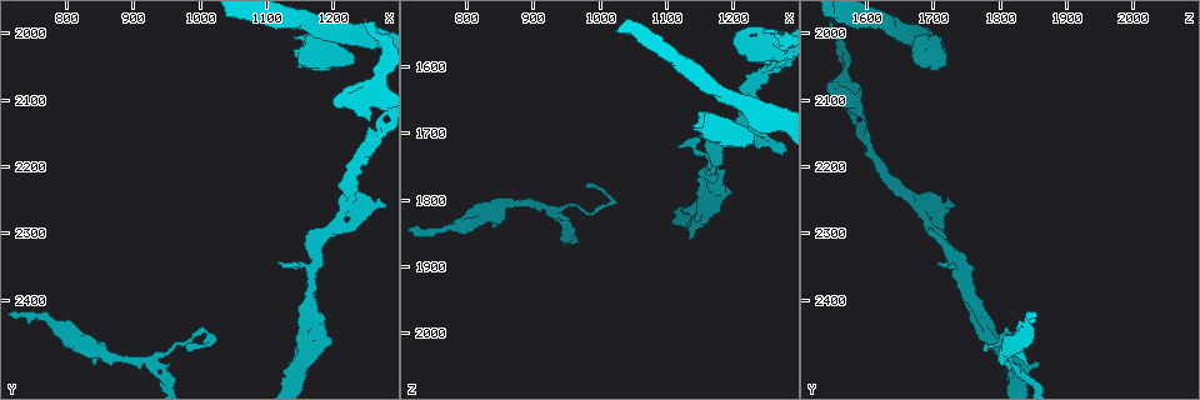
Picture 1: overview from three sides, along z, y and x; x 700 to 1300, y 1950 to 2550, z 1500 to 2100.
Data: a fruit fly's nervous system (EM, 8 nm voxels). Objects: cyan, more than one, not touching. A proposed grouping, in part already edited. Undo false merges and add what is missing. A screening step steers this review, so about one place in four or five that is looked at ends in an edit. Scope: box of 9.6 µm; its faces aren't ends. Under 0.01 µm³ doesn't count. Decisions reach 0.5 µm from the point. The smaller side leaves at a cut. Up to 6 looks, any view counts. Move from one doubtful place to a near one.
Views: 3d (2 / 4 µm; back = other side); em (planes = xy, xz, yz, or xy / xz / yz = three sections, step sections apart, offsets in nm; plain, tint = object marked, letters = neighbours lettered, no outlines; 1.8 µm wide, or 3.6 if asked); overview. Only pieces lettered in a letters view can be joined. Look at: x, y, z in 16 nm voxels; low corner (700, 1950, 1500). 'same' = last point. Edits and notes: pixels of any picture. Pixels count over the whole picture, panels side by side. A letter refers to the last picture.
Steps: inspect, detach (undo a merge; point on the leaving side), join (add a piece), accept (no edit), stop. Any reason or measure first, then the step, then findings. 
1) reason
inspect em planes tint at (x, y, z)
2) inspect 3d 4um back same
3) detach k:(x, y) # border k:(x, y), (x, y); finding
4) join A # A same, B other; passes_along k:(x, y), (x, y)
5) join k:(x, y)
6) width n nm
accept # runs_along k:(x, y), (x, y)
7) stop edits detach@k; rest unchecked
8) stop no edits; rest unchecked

sudden change in width
inspect em planes letters at (845, 2480, 1810)

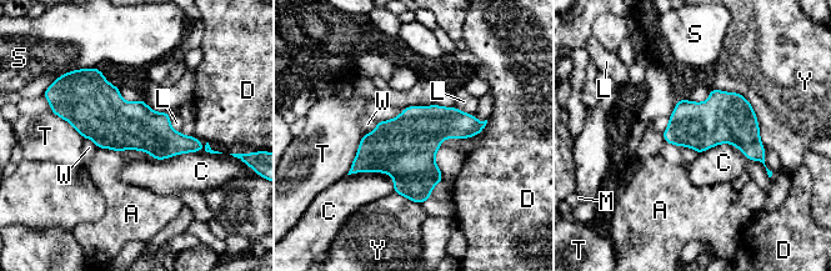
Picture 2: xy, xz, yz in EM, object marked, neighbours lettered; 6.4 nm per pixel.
longest_contact Y 500 nm
accept # A other, C other, D other, L other, M other, S other, T other, W other, Y other; one neuron here

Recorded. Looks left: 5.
branch point
inspect em xz step 4 tint at (1170, 2345, 1735)

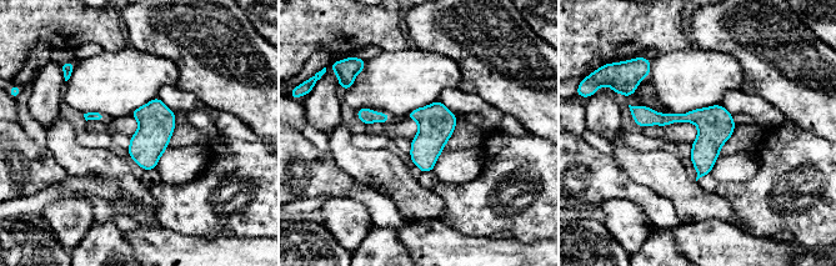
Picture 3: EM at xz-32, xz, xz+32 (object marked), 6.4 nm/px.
inspect em planes letters same

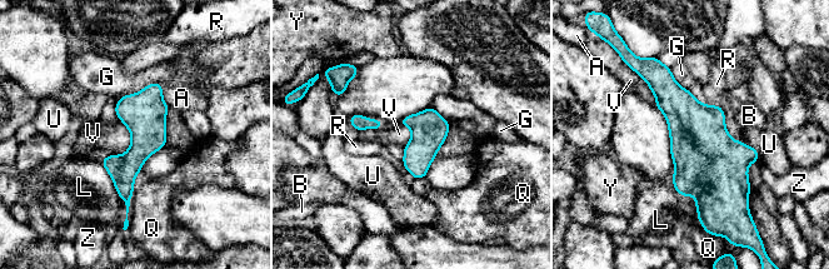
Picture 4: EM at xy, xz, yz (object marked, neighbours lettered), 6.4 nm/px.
width 240 nm
accept # A other, B other, G other, L other, Q other, R other, U other, V other, Y other, Z other; border 4:(118, 118), (130, 145), (114, 155); all the same neuron

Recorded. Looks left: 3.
inspect em yz step 4 tint at (1250, 2275, 1715)

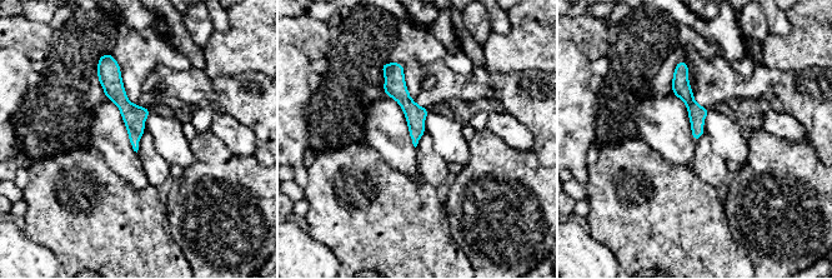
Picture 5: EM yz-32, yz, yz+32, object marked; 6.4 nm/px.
cut it another way
inspect em planes letters same

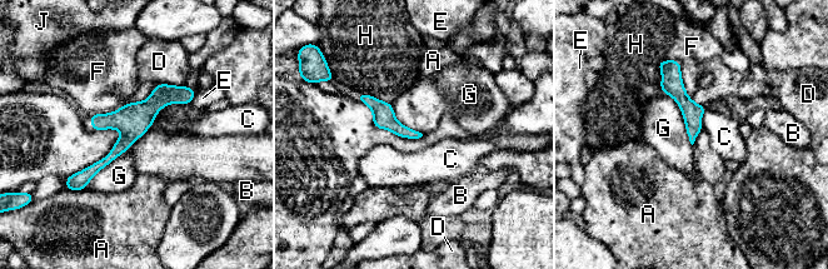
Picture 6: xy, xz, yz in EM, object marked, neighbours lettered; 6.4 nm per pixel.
accept # A other, B other, C other, D other, E other, F other, G other, H other, J other; border 6:(662, 91), (677, 103), (692, 145); continuous, no second neuron

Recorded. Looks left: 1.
stop no edits; rest unchecked

